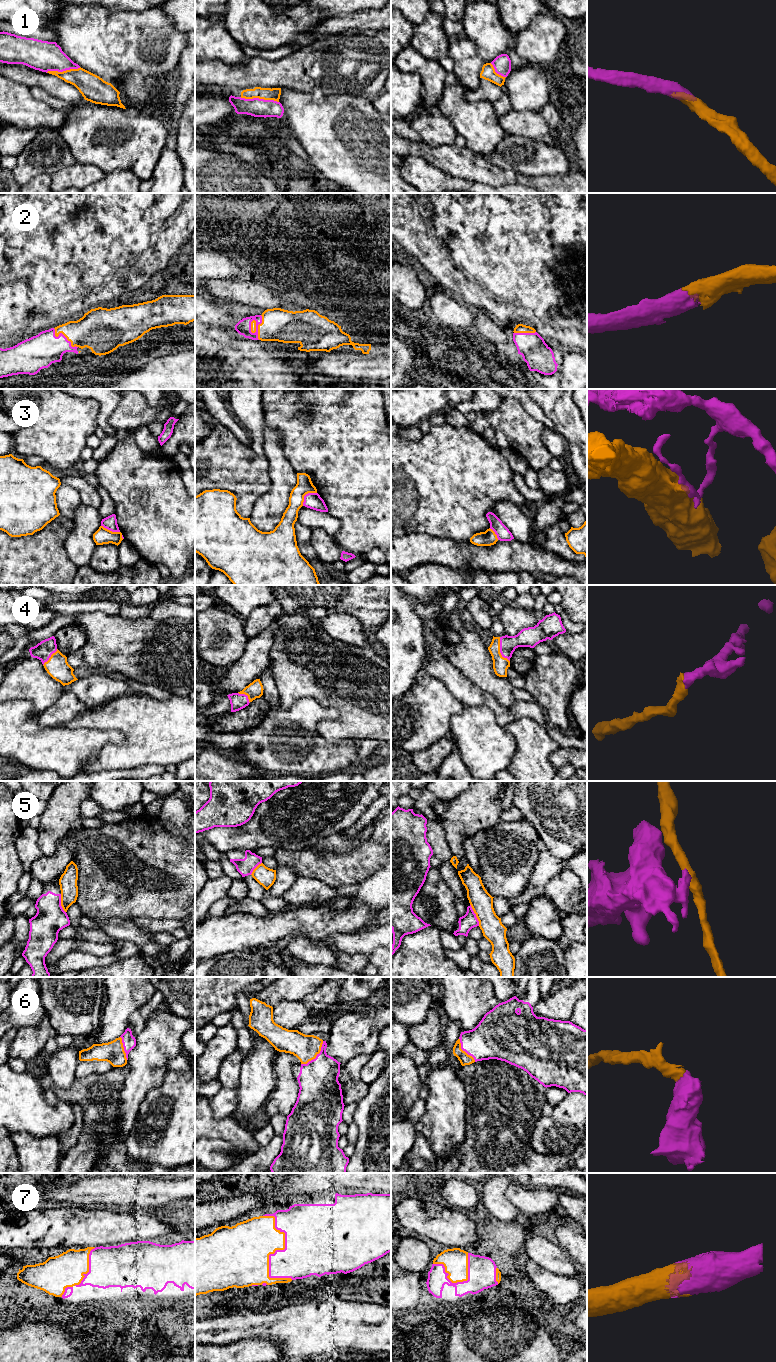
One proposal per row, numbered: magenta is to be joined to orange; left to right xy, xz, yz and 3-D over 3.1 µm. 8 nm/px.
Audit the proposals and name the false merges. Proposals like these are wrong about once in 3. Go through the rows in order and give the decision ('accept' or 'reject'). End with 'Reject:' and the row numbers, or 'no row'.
1: accept
2: accept
3: reject
4: accept
5: reject
6: accept
7: accept
Reject: 3, 5

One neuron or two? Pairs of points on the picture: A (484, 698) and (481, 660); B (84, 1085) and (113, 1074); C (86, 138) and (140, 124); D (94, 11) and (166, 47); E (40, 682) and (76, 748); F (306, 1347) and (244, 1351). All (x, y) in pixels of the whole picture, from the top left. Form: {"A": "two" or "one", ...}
{"A": "two", "B": "one", "C": "one", "D": "one", "E": "two", "F": "two"}

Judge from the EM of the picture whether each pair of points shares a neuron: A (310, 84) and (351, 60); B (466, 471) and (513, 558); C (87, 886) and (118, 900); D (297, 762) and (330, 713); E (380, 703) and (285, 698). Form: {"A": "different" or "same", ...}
{"A": "same", "B": "different", "C": "same", "D": "same", "E": "same"}

